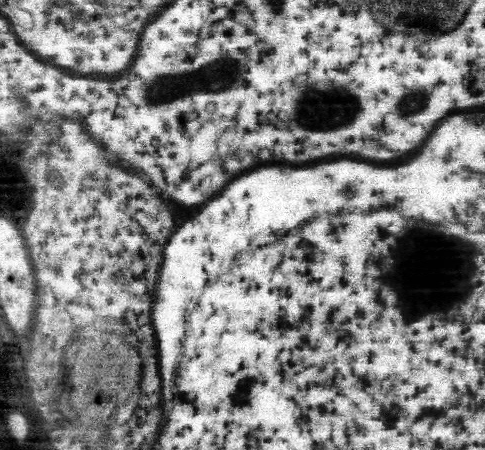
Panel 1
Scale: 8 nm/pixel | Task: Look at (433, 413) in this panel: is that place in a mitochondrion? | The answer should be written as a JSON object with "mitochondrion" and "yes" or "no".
{"mitochondrion":"no"}

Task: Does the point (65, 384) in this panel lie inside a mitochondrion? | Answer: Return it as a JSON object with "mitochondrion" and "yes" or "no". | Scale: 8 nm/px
{"mitochondrion":"no"}

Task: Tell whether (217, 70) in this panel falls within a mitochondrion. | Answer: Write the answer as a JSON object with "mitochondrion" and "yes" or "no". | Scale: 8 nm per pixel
{"mitochondrion":"yes"}

